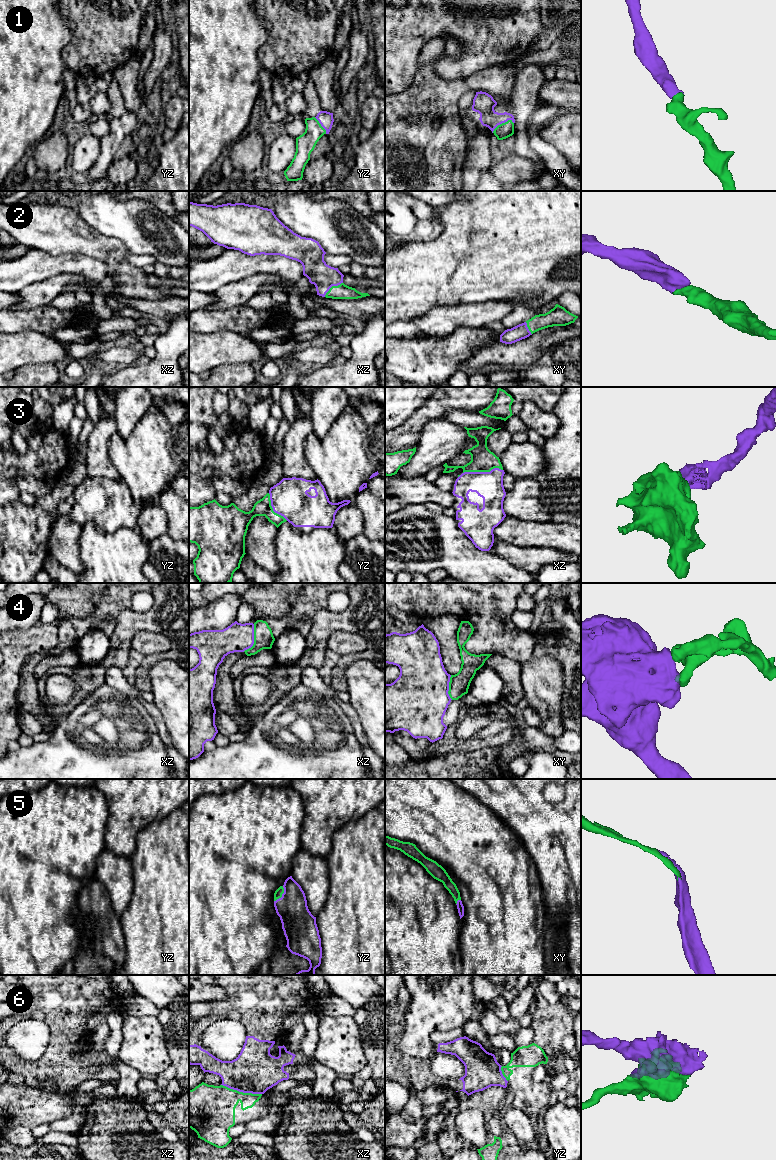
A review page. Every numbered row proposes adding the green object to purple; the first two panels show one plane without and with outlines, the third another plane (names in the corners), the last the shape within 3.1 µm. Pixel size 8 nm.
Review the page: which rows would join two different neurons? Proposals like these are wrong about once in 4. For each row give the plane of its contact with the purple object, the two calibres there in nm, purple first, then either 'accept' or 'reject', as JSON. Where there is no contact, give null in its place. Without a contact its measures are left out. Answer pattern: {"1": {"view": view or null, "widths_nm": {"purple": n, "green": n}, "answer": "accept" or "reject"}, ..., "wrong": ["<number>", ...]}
{"1": {"view": "xy", "widths_nm": {"purple": 170, "green": 120}, "answer": "accept"}, "2": {"view": "xz", "widths_nm": {"purple": 200, "green": 120}, "answer": "accept"}, "3": {"view": "xz", "widths_nm": {"purple": 220, "green": 190}, "answer": "accept"}, "4": {"view": "xz", "widths_nm": {"purple": 240, "green": 160}, "answer": "reject"}, "5": {"view": "yz", "widths_nm": {"purple": 260, "green": 70}, "answer": "accept"}, "6": {"view": "xz", "widths_nm": {"purple": 360, "green": 340}, "answer": "reject"}, "wrong": ["4", "6"]}

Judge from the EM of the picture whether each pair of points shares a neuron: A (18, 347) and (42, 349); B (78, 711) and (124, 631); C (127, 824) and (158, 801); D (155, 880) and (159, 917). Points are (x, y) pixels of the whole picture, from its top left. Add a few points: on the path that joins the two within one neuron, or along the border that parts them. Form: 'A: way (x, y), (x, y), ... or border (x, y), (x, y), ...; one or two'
A: way (24, 347), (36, 347); one
B: border (104, 684), (97, 687), (86, 697); two
C: way (135, 816), (150, 801); one
D: way (159, 889), (159, 908); one

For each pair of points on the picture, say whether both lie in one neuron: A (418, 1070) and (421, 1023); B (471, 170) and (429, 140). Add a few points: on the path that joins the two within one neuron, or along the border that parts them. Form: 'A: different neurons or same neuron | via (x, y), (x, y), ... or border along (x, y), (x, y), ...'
A: different neurons | border along (399, 1047), (406, 1055), (429, 1060)
B: different neurons | border along (469, 142), (466, 148), (466, 159), (461, 180)

